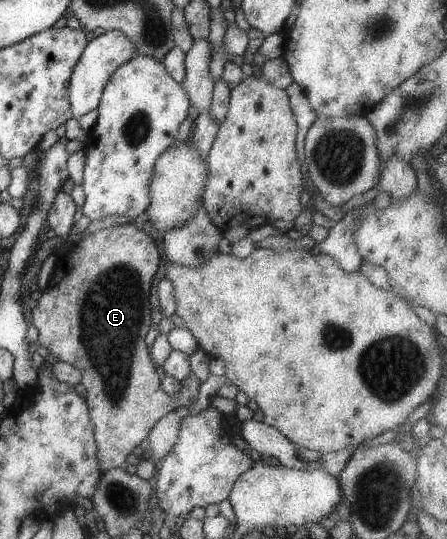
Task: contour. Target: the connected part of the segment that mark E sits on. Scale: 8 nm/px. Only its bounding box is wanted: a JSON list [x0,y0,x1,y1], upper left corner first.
[29,221,200,472]

